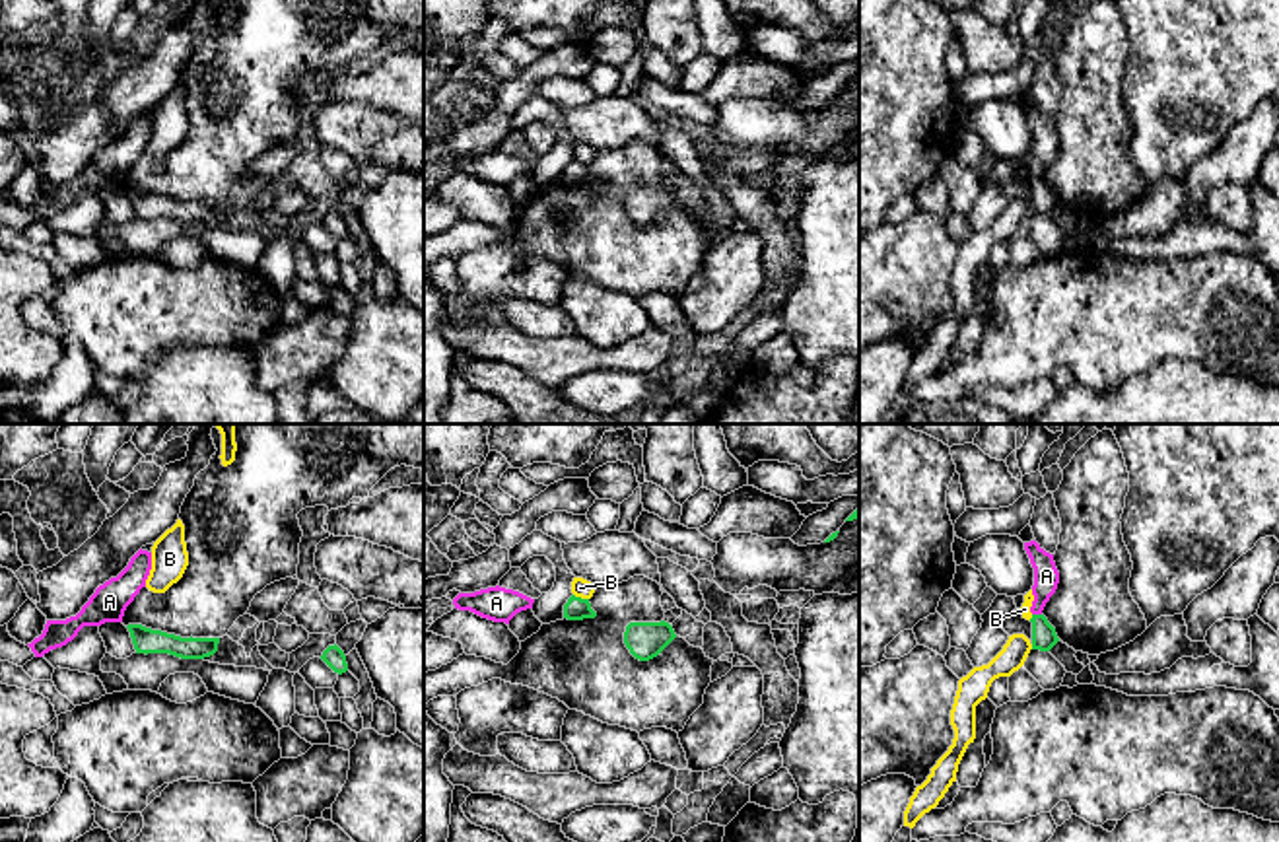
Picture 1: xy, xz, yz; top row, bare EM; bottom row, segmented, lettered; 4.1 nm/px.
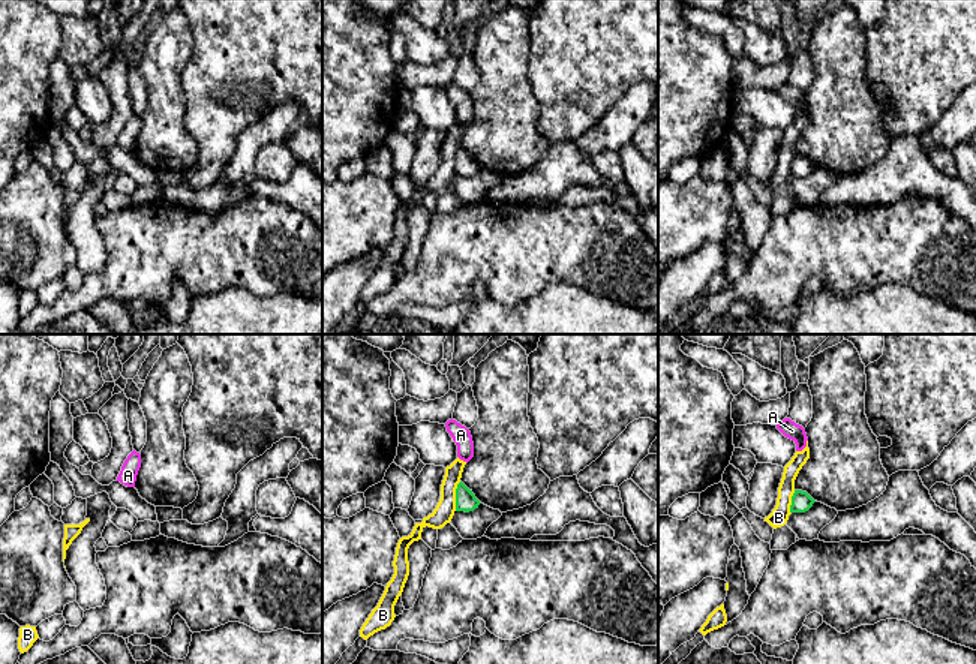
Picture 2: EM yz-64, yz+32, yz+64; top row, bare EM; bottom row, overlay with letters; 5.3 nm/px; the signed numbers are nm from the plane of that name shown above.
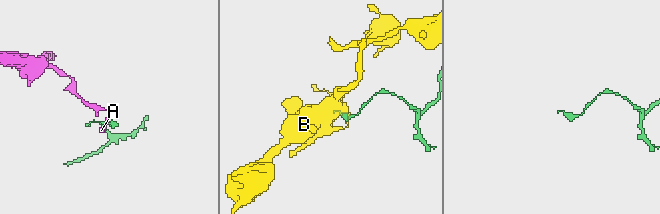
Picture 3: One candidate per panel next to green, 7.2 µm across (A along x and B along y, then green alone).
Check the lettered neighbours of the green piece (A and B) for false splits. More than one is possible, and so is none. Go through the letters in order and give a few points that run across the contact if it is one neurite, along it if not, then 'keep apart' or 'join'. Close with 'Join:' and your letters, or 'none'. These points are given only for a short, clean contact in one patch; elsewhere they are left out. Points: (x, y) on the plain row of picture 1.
A: yz (1033, 177), (1040, 179) | keep apart
B: xz (574, 158), (587, 164) | keep apart
Join: none

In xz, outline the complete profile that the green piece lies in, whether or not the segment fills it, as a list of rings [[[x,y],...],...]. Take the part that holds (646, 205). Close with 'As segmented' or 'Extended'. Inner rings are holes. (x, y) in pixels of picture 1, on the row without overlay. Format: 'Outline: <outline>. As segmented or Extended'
Outline: [[[630,187],[624,196],[624,208],[640,226],[657,222],[676,202],[673,191],[661,187]]]. As segmented

